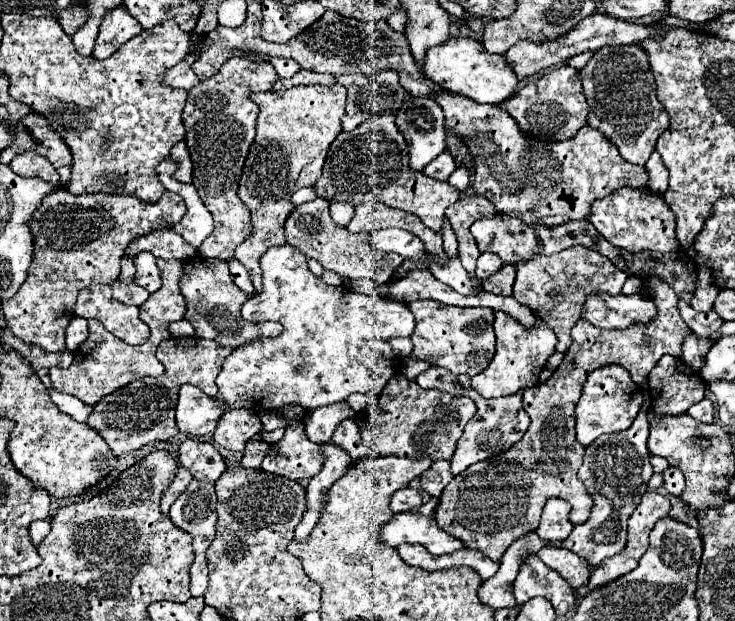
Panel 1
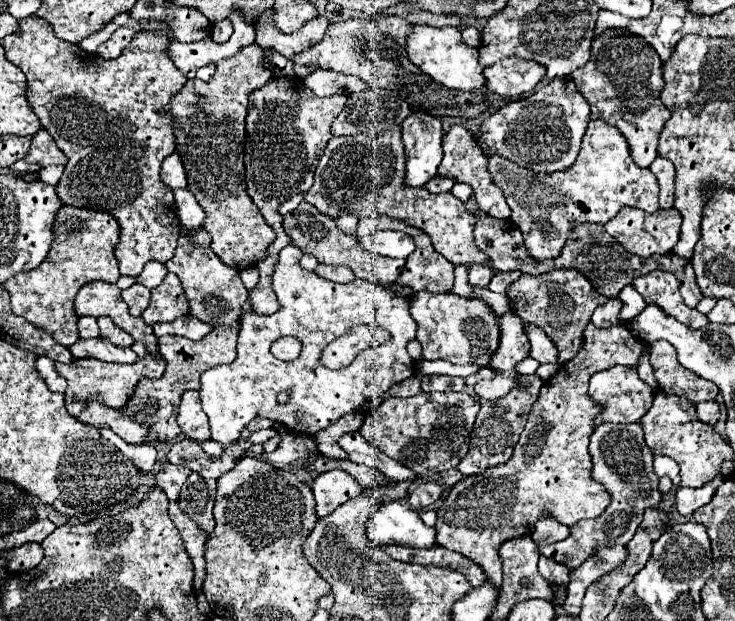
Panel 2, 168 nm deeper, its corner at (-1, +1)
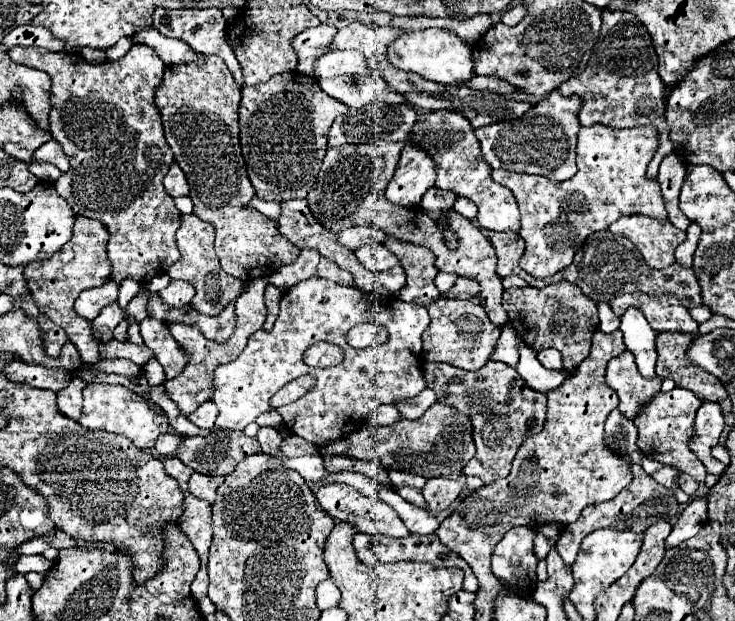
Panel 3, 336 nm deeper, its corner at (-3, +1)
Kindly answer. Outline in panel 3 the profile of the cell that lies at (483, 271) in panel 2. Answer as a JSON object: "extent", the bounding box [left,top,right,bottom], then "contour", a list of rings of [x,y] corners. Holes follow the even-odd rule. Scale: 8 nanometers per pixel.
{"extent":[441,277,479,299],"contour":[[[459,277],[457,283],[449,291],[445,291],[441,295],[447,297],[447,299],[473,299],[477,293],[479,293],[479,283],[477,281]]]}

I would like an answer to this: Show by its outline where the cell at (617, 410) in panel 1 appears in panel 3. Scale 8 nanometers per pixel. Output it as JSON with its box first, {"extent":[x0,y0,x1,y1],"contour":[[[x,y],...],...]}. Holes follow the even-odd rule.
{"extent":[607,351,661,419],"contour":[[[625,351],[619,357],[611,359],[607,365],[607,385],[611,389],[615,389],[615,393],[619,395],[621,403],[619,403],[619,411],[633,419],[639,409],[661,391],[661,377],[653,377],[653,379],[645,379],[635,365],[633,353]]]}

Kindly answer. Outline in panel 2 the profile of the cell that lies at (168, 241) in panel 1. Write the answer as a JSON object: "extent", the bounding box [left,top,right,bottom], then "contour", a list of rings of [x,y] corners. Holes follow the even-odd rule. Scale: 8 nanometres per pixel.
{"extent":[3,15,187,277],"contour":[[[37,15],[17,19],[19,33],[3,39],[7,59],[27,77],[27,101],[39,117],[41,125],[51,133],[55,143],[67,155],[69,163],[57,183],[57,195],[65,205],[107,211],[121,225],[121,239],[115,247],[121,275],[137,277],[149,259],[167,263],[173,257],[181,227],[175,215],[173,191],[159,179],[161,161],[175,151],[173,117],[169,101],[181,91],[187,77],[169,59],[169,43],[173,39],[169,23],[155,31],[139,31],[117,59],[101,59],[87,53],[79,45],[57,39],[51,25]]]}

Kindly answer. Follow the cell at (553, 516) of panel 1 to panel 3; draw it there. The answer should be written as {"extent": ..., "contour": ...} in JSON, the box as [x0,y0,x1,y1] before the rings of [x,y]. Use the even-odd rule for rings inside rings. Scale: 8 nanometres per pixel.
{"extent":[533,535,551,559],"contour":[[[535,535],[535,545],[533,545],[533,553],[537,555],[537,559],[545,559],[547,557],[547,553],[549,553],[549,549],[551,549],[551,543],[543,537],[543,535]]]}

